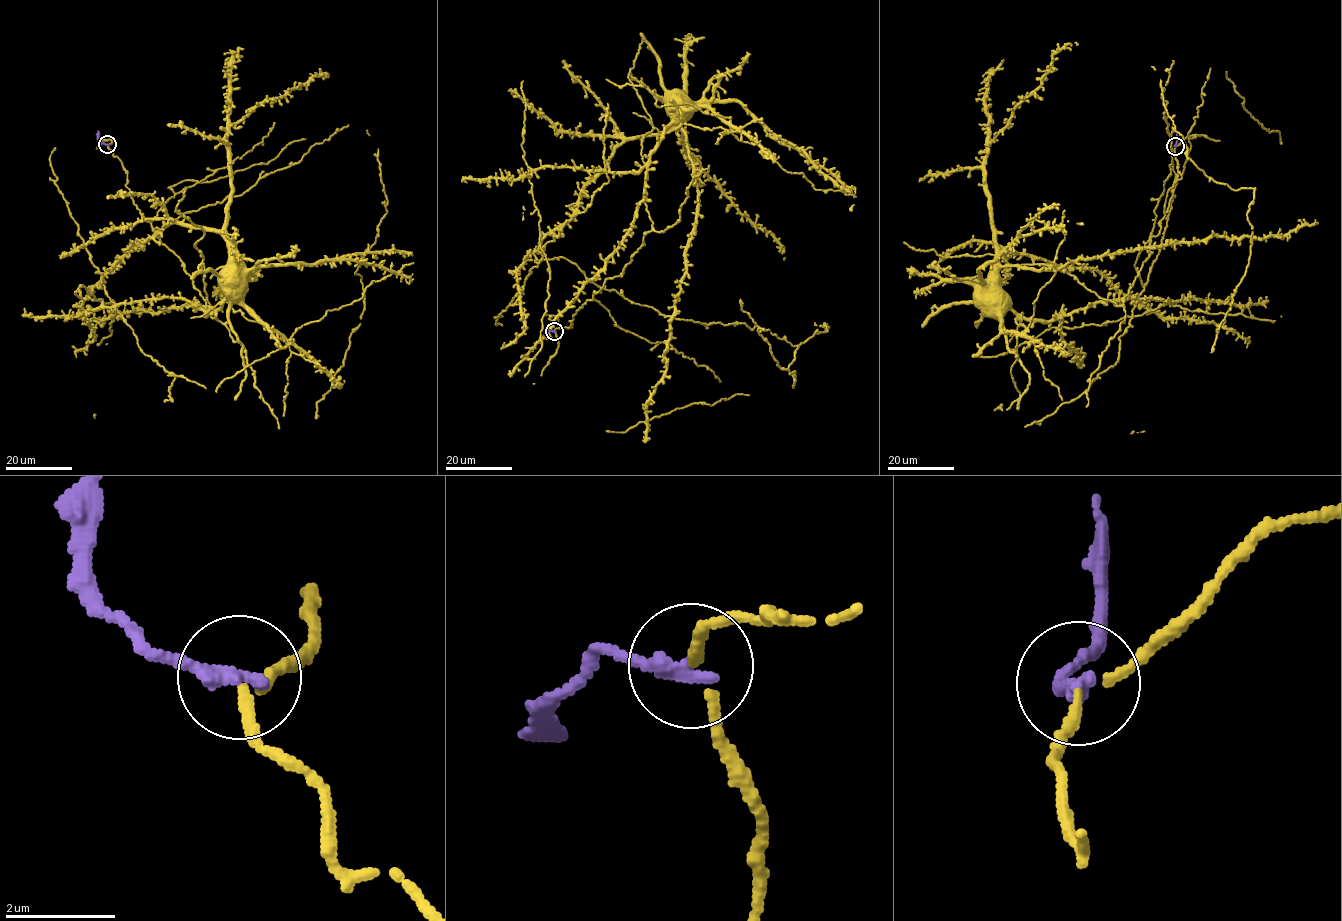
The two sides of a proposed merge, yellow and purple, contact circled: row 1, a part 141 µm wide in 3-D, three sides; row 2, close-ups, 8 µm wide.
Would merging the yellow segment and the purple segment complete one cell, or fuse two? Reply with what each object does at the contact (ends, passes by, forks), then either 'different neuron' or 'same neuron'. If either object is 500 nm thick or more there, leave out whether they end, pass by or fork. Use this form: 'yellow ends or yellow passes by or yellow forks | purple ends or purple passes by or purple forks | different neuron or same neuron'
yellow passes by | purple ends | different neuron

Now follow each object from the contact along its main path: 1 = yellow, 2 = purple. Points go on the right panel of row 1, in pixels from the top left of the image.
1: (1176, 146), (1172, 198), (1134, 264), (1144, 287), (1136, 296), (1124, 295), (1096, 270), (1005, 247), (980, 294)
2: (1176, 146), (1176, 134)

